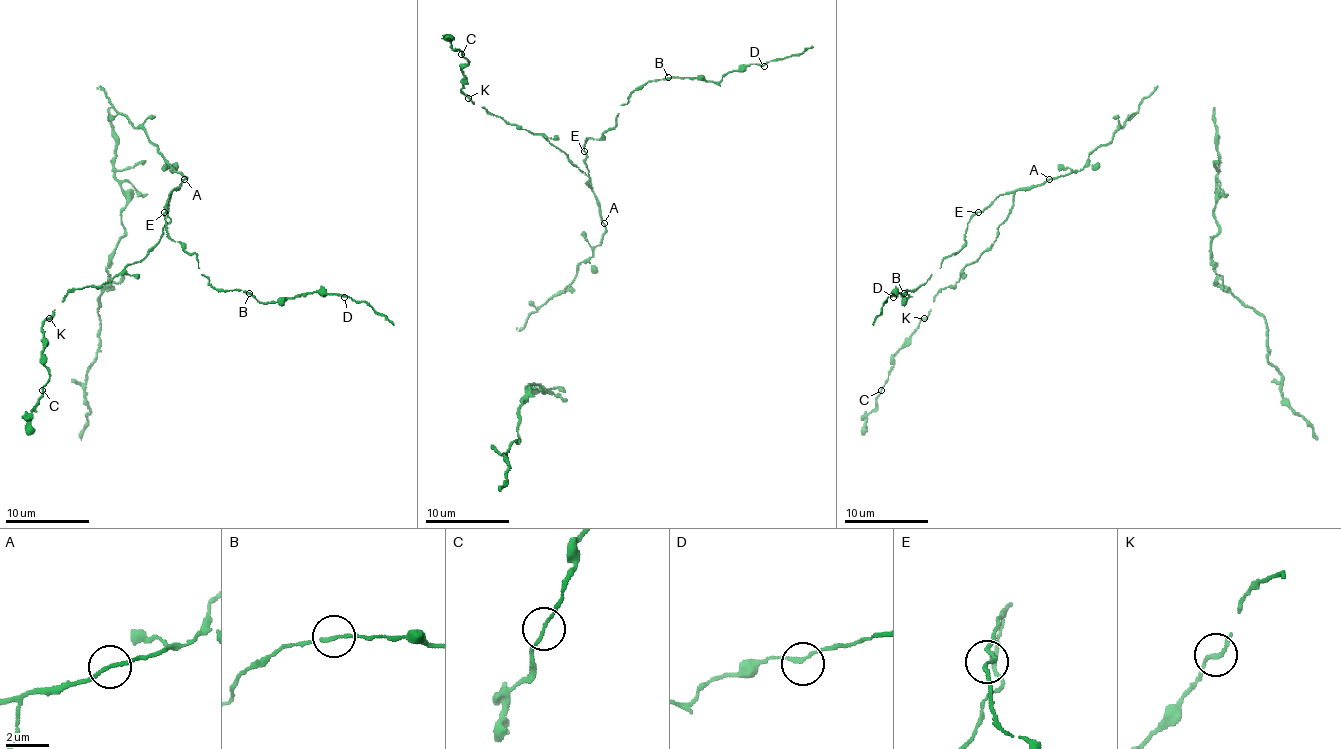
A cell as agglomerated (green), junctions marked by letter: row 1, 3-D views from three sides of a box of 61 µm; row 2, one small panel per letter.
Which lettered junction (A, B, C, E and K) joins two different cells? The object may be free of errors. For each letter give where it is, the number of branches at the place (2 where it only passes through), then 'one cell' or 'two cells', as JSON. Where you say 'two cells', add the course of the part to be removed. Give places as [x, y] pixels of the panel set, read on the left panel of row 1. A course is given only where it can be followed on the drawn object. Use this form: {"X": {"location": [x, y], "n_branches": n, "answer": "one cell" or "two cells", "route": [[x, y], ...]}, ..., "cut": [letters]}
{"A": {"location": [184, 179], "n_branches": 2, "answer": "one cell"}, "B": {"location": [249, 293], "n_branches": 2, "answer": "one cell"}, "C": {"location": [42, 390], "n_branches": 2, "answer": "one cell"}, "E": {"location": [164, 212], "n_branches": 2, "answer": "one cell"}, "K": {"location": [49, 318], "n_branches": 2, "answer": "one cell"}, "cut": []}

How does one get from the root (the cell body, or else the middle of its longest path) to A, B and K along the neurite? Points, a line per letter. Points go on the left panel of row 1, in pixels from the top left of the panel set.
A: (139, 128), (184, 179)
B: (139, 128), (173, 170), (186, 179), (167, 200), (167, 233), (196, 255), (201, 274), (215, 288), (249, 293)
K: (139, 128), (186, 179), (171, 193), (163, 236), (139, 261), (108, 282), (72, 290), (49, 318)

